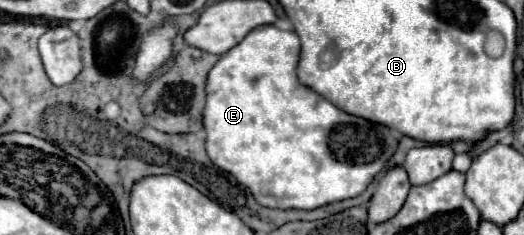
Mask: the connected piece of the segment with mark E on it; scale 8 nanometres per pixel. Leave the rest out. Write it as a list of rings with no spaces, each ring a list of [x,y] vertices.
[[[275,25],[255,27],[241,43],[237,43],[237,47],[231,47],[225,55],[219,57],[219,61],[209,71],[207,85],[205,85],[207,99],[205,99],[205,111],[203,111],[203,129],[207,133],[205,149],[207,149],[209,159],[219,169],[231,173],[241,185],[251,189],[257,203],[261,203],[265,207],[275,207],[275,209],[317,209],[317,207],[323,207],[323,205],[335,203],[335,201],[357,197],[361,191],[365,191],[365,185],[369,185],[371,179],[385,167],[385,163],[389,161],[389,157],[397,149],[397,135],[391,129],[387,129],[385,125],[371,123],[371,121],[361,119],[361,117],[353,117],[353,115],[341,111],[339,107],[335,107],[333,103],[329,103],[327,99],[313,93],[309,87],[301,85],[299,79],[297,79],[297,73],[295,73],[297,61],[299,61],[299,51],[301,51],[299,39],[297,39],[297,35],[293,31],[281,31]]]

